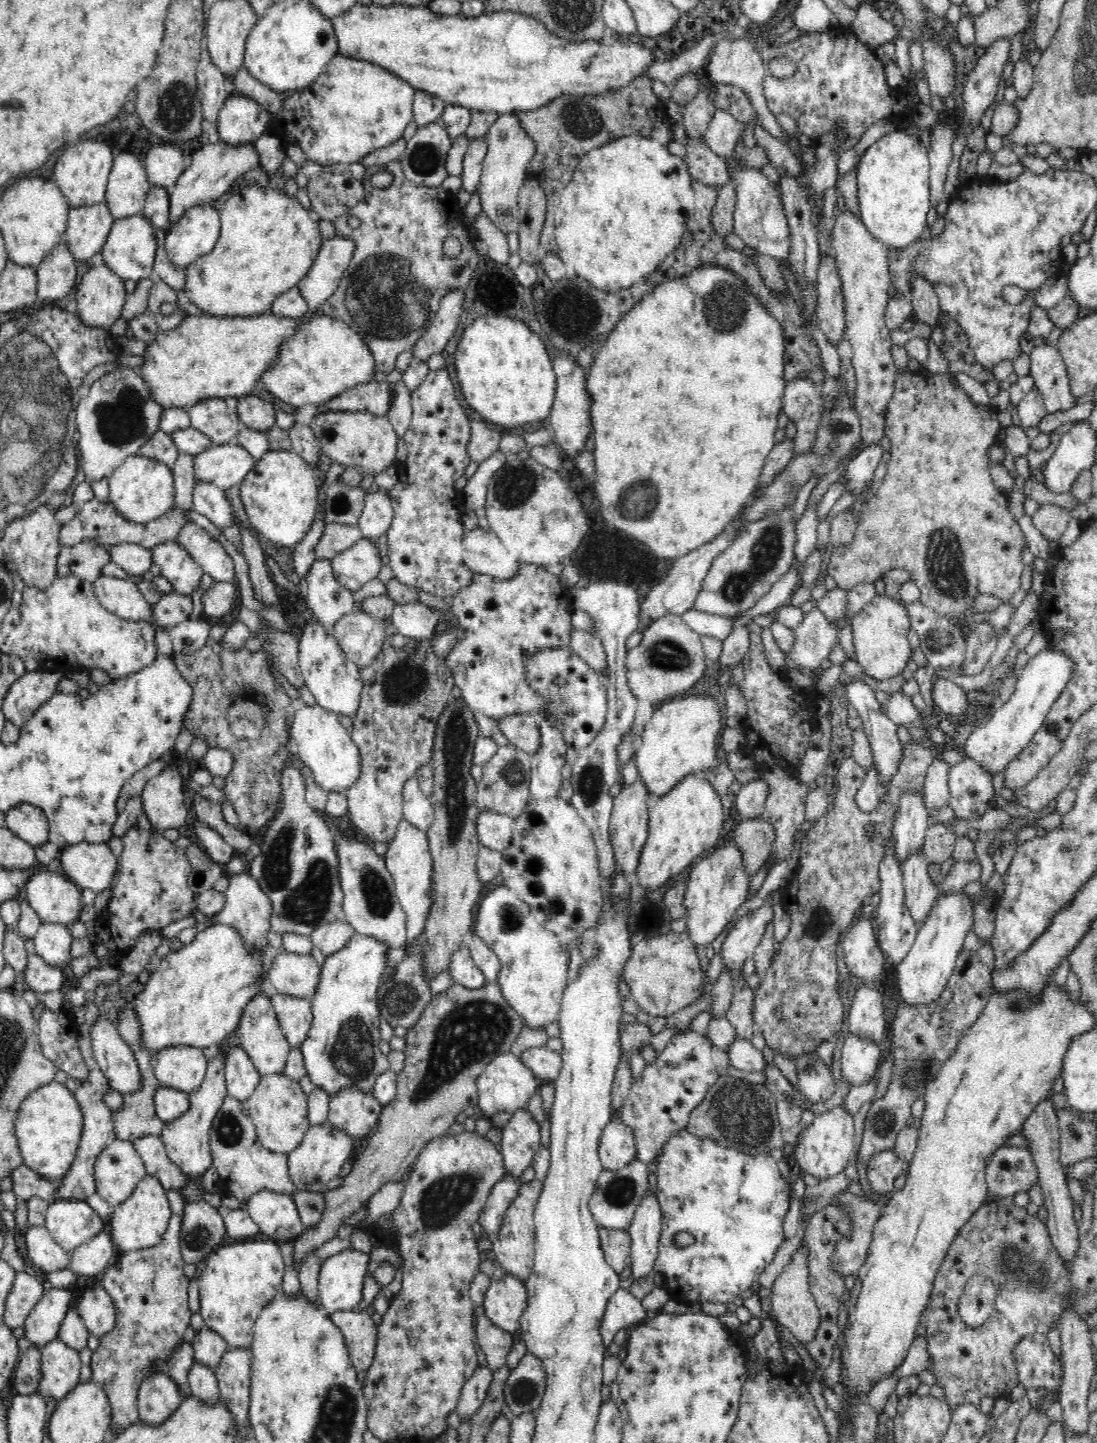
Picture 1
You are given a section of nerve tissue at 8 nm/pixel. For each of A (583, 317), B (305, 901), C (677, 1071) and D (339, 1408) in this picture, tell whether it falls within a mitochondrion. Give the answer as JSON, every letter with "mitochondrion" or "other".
{"A":"mitochondrion","B":"mitochondrion","C":"other","D":"mitochondrion"}

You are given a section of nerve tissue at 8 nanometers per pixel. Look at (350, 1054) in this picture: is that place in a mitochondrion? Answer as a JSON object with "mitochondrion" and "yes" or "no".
{"mitochondrion":"yes"}

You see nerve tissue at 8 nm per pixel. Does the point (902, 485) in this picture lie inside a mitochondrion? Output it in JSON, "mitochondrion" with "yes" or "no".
{"mitochondrion":"no"}

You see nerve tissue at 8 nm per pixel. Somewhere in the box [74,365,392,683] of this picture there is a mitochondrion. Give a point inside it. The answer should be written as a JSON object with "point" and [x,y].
{"point":[120,418]}

